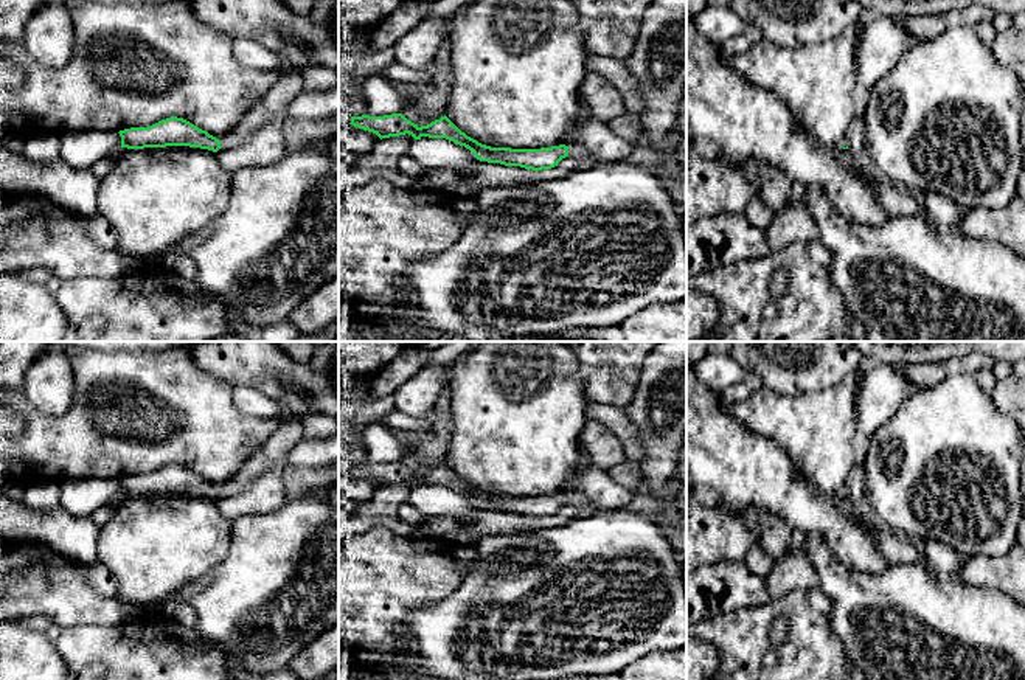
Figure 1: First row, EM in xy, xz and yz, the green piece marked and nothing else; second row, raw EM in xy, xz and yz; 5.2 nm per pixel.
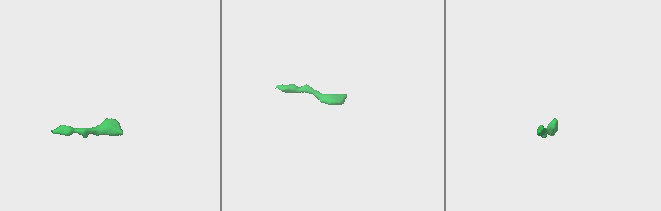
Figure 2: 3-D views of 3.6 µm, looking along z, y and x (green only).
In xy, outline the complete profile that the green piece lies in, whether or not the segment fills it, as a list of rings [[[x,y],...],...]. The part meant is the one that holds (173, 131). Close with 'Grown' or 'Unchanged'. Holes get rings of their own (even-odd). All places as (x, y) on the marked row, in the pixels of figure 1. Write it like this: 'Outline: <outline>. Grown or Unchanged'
Outline: [[[261,99],[236,129],[221,140],[177,116],[162,120],[148,127],[124,129],[118,134],[121,137],[121,147],[127,149],[189,146],[217,152],[221,147],[242,144],[247,137],[264,123],[264,118],[266,109]]]. Grown

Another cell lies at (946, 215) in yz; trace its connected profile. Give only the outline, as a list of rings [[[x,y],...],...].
[[[924,193],[924,210],[929,220],[943,231],[955,231],[966,213],[958,203],[938,193]]]

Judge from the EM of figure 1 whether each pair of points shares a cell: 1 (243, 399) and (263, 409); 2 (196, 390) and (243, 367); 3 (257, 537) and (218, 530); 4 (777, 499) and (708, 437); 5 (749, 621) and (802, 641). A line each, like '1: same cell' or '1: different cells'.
1: same cell
2: different cells
3: different cells
4: same cell
5: same cell

